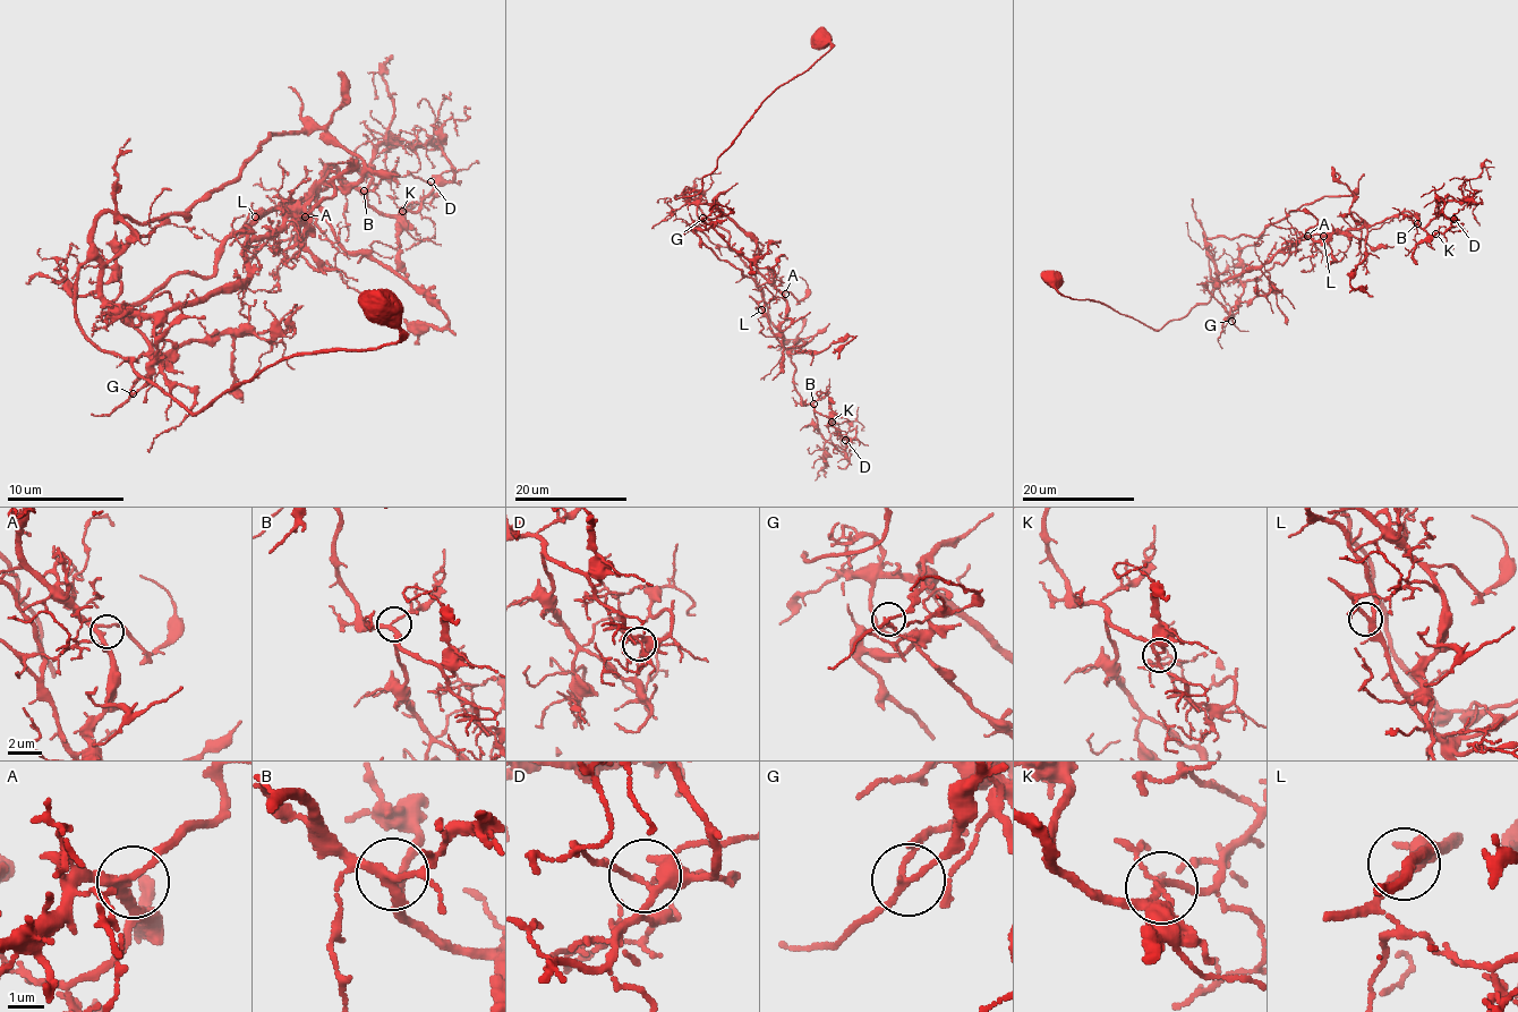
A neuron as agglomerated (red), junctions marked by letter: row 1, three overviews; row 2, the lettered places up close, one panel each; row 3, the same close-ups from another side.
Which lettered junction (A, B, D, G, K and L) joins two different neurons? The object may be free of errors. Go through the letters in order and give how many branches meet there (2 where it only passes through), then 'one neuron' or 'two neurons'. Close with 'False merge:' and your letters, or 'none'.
A: 3 branches meet; one neuron
B: 4 branches meet; one neuron
D: 4 branches meet; one neuron
G: 3 branches meet; two neurons
K: 3 branches meet; one neuron
L: 3 branches meet; one neuron
False merge: G

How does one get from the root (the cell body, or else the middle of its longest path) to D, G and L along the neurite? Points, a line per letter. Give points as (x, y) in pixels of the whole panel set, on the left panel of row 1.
D: (381, 307), (393, 342), (190, 414), (85, 334), (76, 272), (124, 314), (329, 167), (381, 214), (431, 181)
G: (381, 307), (393, 342), (296, 351), (190, 414), (85, 334), (88, 261), (155, 320), (131, 392)
L: (381, 307), (393, 342), (296, 351), (196, 414), (85, 334), (88, 261), (124, 314), (211, 275), (255, 217)

